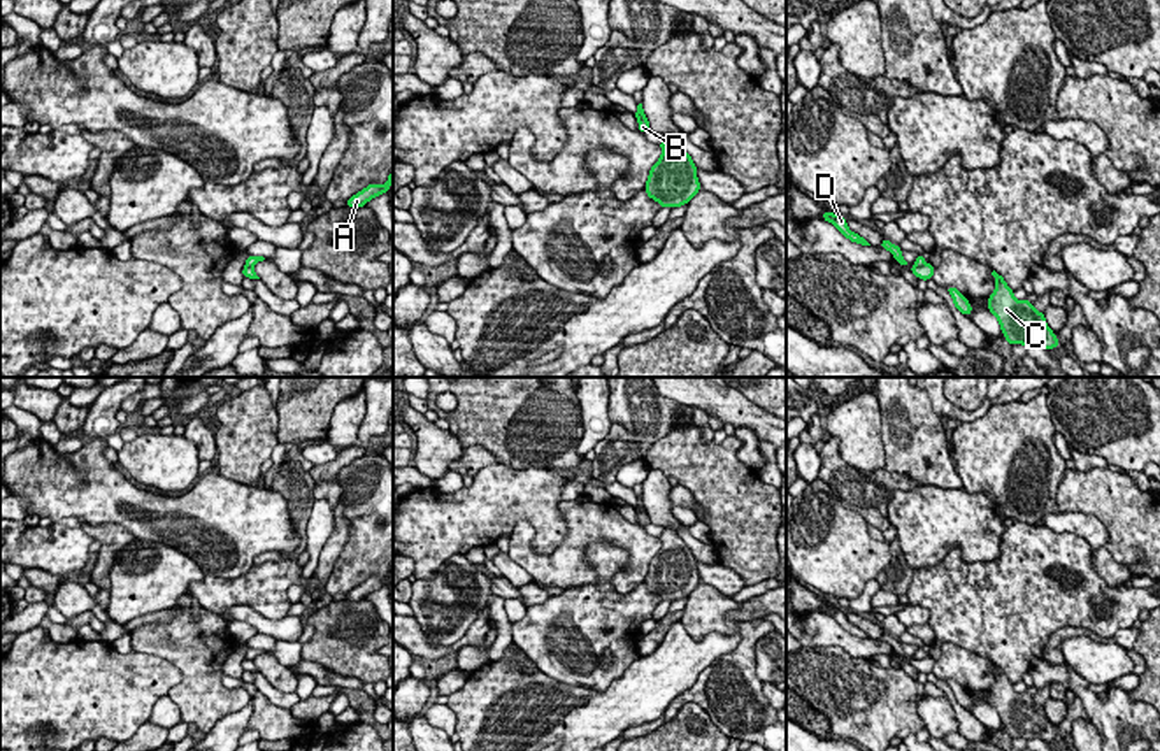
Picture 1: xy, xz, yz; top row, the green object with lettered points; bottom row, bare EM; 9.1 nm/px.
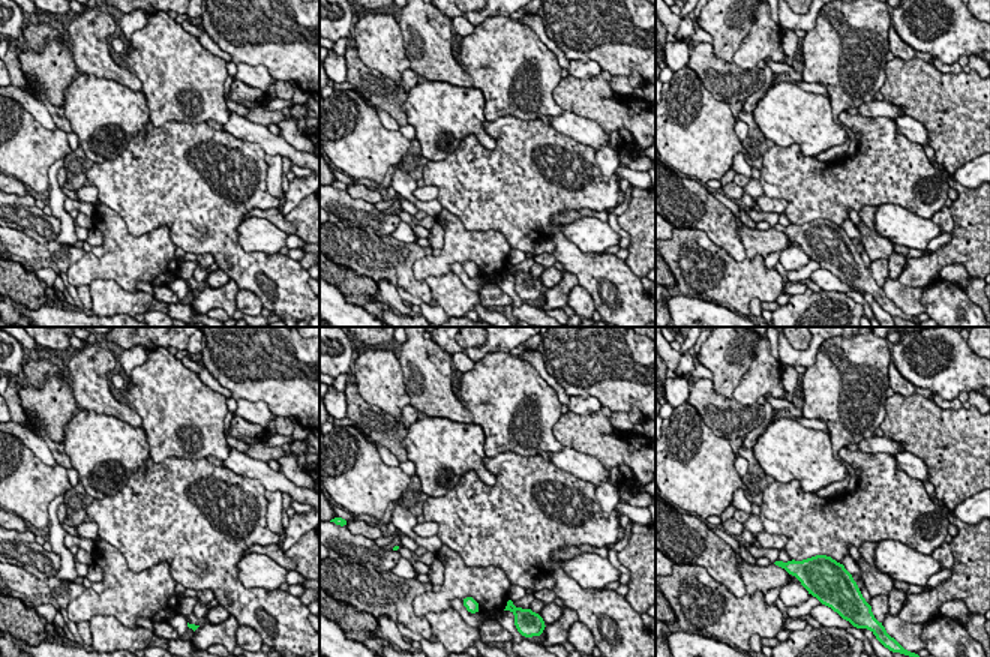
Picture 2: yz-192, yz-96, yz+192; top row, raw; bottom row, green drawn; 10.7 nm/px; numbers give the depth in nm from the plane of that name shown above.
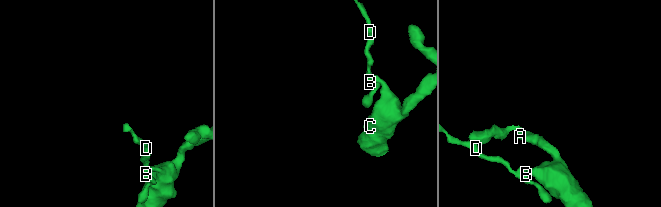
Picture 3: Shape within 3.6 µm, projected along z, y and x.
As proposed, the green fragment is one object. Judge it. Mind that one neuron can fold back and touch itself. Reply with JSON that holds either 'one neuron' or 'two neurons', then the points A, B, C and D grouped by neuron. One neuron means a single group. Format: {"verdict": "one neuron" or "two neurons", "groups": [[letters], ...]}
{"verdict": "two neurons", "groups": [["A", "C"], ["B", "D"]]}

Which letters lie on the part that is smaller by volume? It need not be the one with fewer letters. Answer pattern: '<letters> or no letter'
B, D

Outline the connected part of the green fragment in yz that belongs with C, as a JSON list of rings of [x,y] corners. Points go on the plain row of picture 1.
[[[995,670],[995,684],[988,691],[988,704],[999,712],[1004,732],[1021,739],[1041,739],[1044,742],[1058,740],[1056,726],[1046,716],[1044,705],[1034,702],[1027,691],[1016,693],[1004,670]]]

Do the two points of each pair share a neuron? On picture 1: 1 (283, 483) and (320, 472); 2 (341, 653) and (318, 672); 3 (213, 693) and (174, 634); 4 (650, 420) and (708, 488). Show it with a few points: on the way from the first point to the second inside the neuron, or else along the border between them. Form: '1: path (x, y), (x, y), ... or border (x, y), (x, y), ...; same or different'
1: border (307, 472), (316, 483); different
2: border (302, 658), (343, 676), (355, 676), (362, 683); different
3: path (202, 679), (200, 660), (188, 648); same
4: border (692, 420), (687, 425), (673, 427), (644, 448); different

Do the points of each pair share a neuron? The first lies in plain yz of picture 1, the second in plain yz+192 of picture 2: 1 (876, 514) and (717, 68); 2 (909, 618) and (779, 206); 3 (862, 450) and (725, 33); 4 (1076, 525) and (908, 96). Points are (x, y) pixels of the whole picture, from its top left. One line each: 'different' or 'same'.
1: same
2: same
3: same
4: different

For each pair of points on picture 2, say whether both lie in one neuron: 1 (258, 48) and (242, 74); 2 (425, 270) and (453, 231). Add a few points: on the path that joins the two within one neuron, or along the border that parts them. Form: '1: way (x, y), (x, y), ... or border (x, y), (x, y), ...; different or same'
1: border (237, 63), (263, 65), (276, 80); different
2: way (435, 266), (453, 248), (453, 242); same

